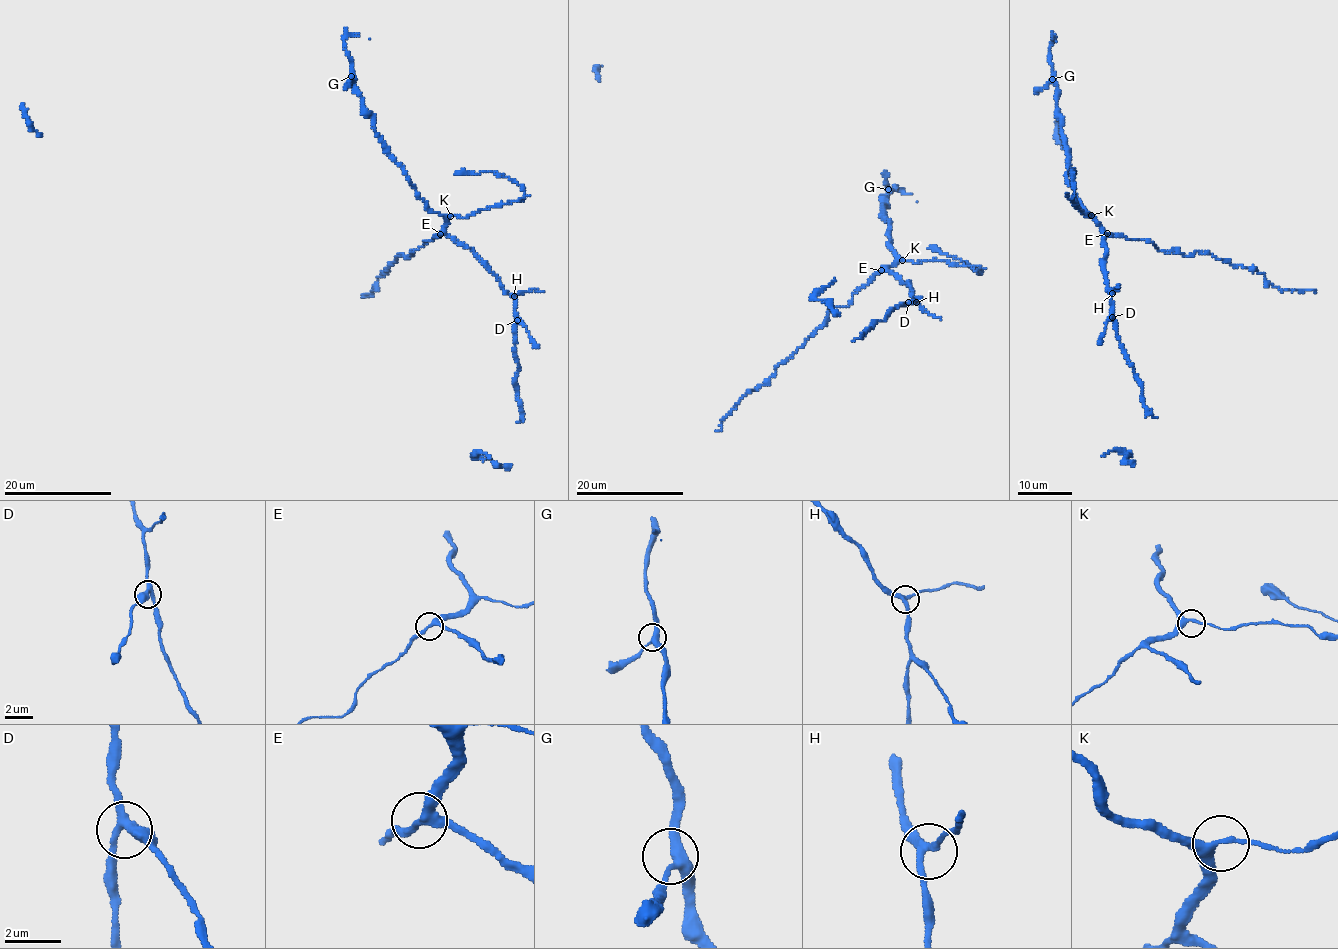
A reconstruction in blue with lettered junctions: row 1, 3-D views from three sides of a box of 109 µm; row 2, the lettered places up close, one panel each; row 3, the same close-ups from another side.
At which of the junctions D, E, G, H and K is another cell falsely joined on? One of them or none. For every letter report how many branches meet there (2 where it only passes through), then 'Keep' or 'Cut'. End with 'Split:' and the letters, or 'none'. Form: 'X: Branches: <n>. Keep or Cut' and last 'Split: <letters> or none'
D: Branches: 3. Keep
E: Branches: 3. Keep
G: Branches: 3. Keep
H: Branches: 3. Keep
K: Branches: 3. Keep
Split: none

